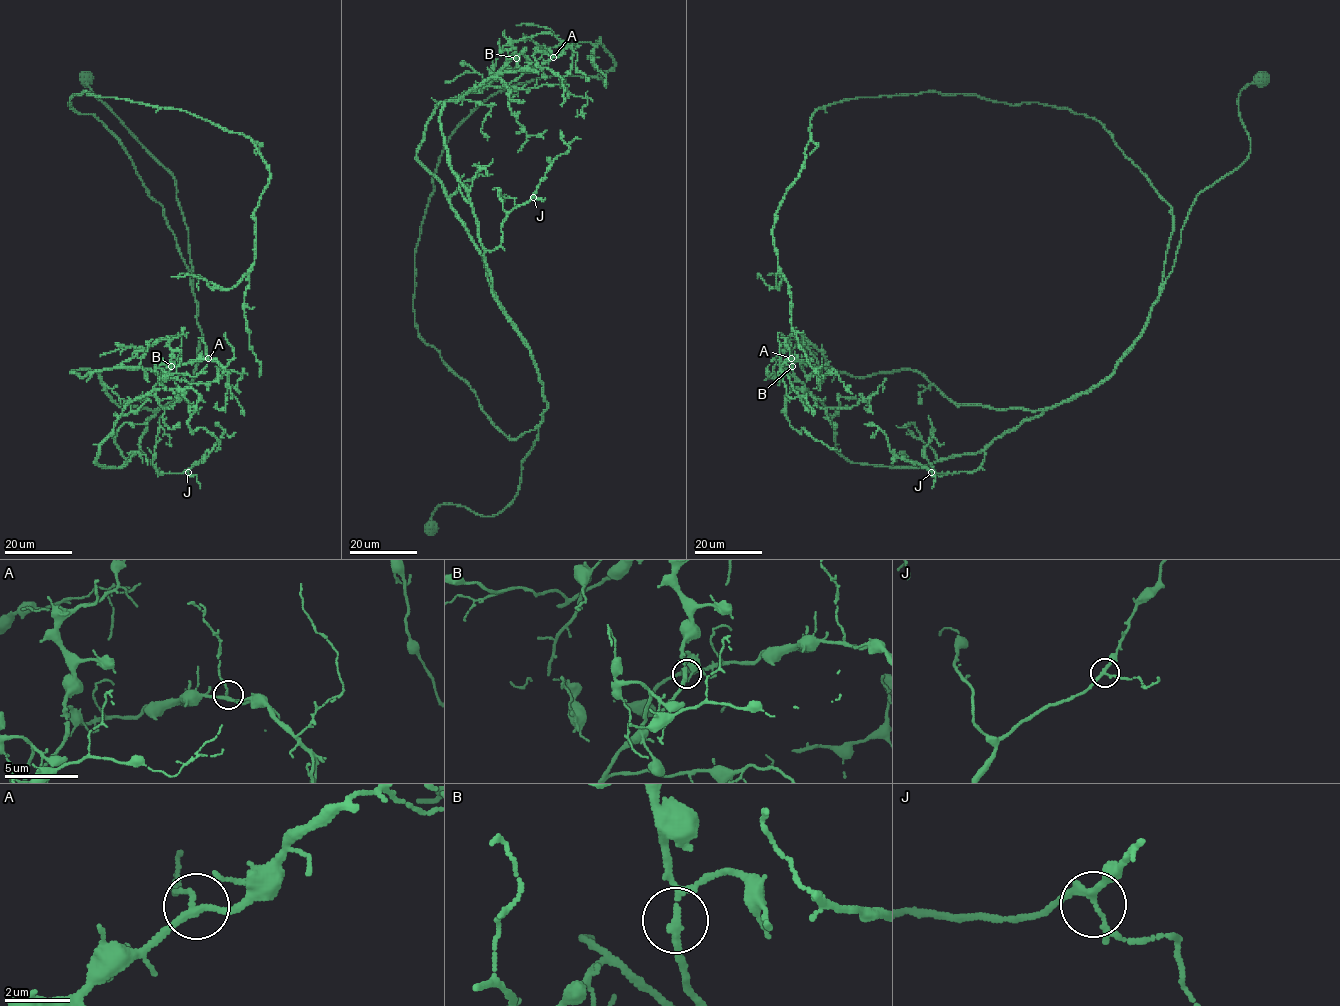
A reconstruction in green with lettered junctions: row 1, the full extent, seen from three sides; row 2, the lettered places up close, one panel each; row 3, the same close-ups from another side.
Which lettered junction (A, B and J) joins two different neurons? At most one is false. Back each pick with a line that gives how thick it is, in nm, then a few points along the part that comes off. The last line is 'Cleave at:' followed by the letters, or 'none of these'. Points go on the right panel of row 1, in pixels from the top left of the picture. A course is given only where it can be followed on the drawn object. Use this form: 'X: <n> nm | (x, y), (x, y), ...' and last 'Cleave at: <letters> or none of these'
Cleave at: none of these

